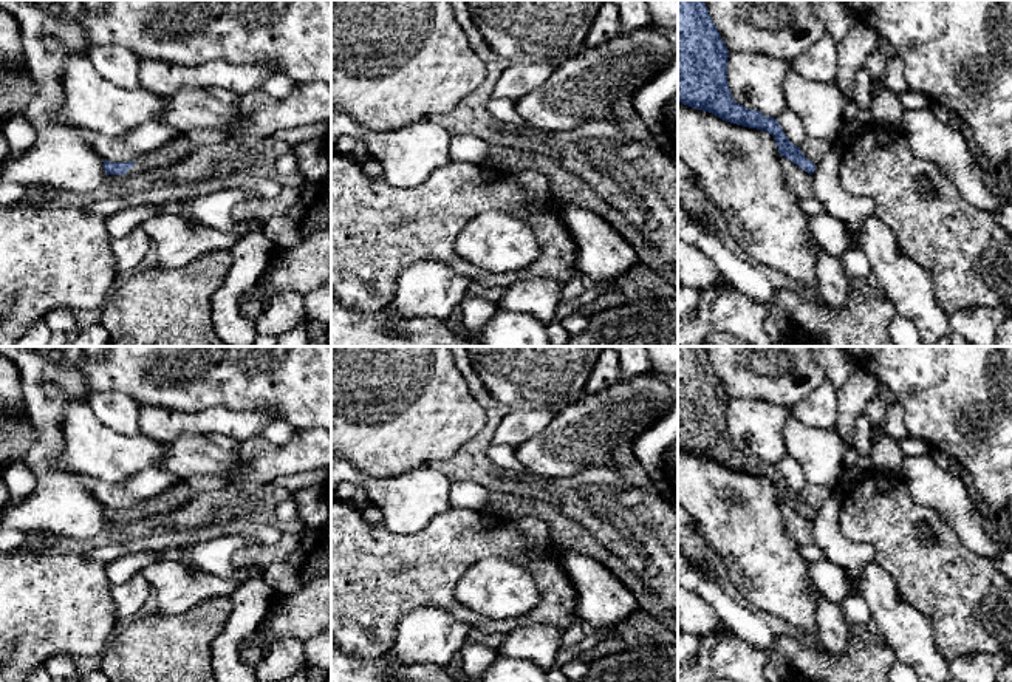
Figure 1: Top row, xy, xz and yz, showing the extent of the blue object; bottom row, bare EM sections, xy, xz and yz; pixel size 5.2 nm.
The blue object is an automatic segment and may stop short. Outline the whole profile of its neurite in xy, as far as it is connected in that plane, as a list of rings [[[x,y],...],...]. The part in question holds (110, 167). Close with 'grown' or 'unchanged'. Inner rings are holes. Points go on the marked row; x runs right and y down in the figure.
[[[181,133],[164,145],[149,153],[141,153],[136,161],[110,162],[104,159],[104,170],[105,175],[127,175],[152,169],[172,167],[173,164],[192,155],[195,148],[197,145],[186,136],[186,133]]] | grown

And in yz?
[[[678,0],[678,102],[730,124],[768,131],[780,156],[812,175],[815,164],[788,139],[777,119],[735,102],[727,84],[727,57],[704,0]]] | unchanged

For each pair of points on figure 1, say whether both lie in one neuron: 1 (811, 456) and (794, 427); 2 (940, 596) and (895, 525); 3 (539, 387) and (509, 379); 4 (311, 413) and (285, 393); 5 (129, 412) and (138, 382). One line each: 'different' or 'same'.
1: same
2: same
3: same
4: same
5: different

